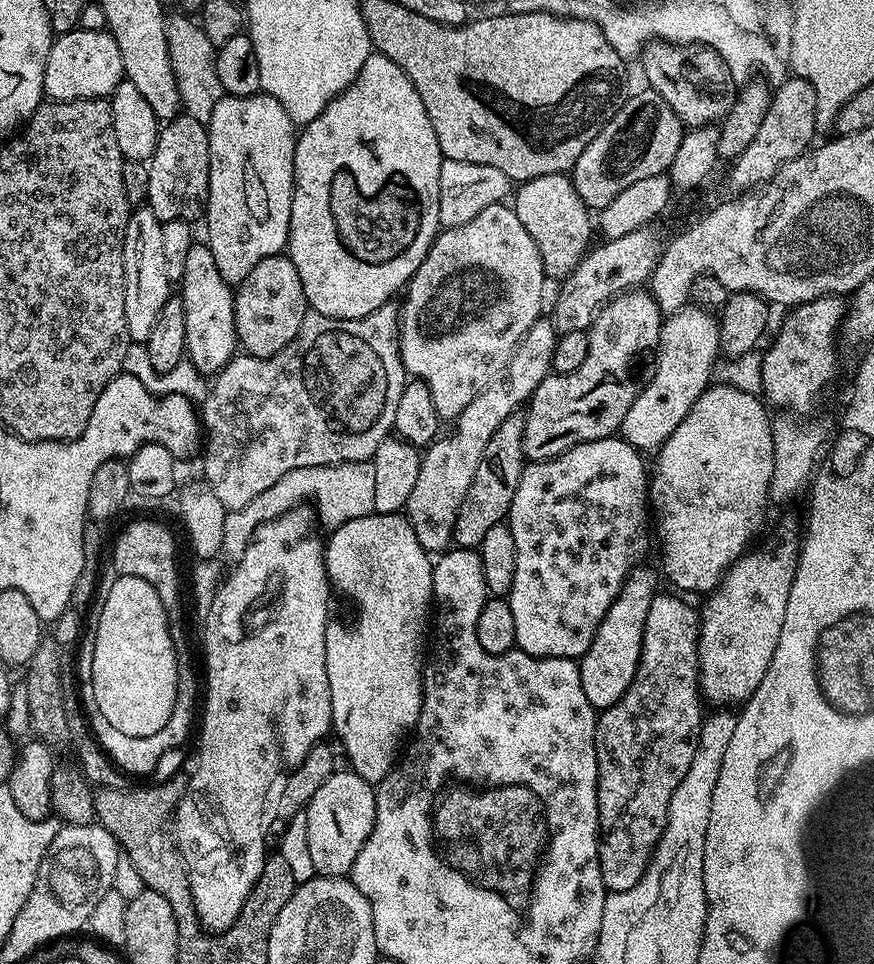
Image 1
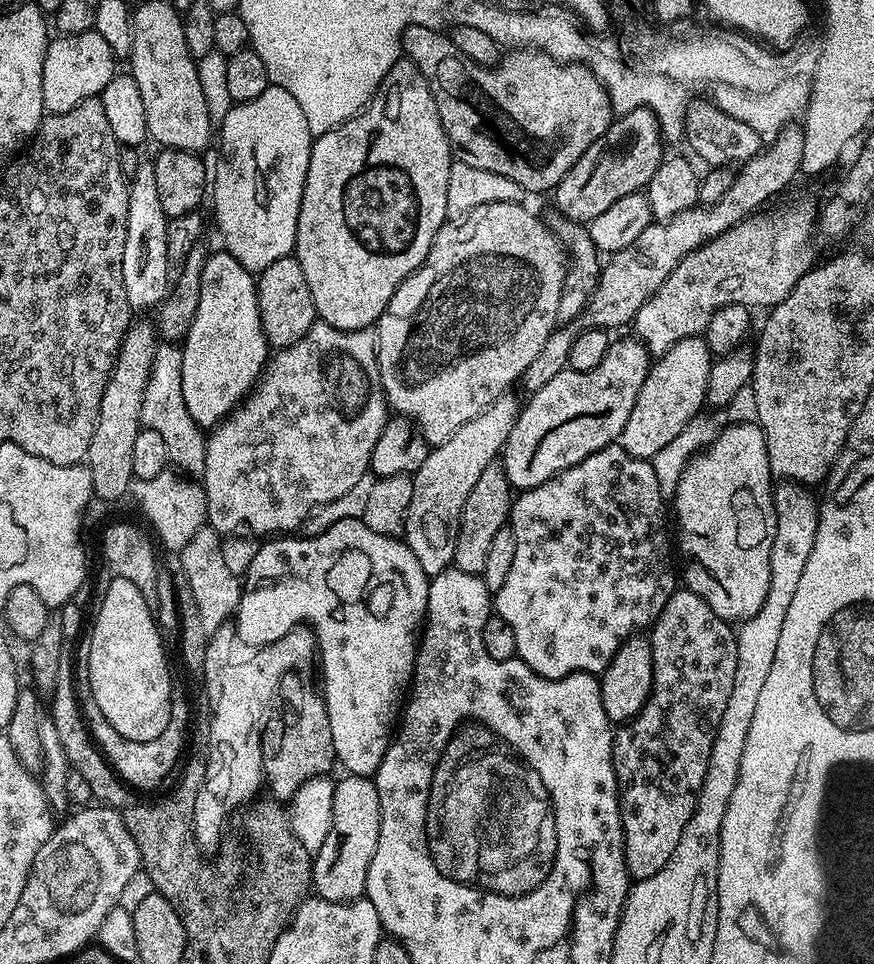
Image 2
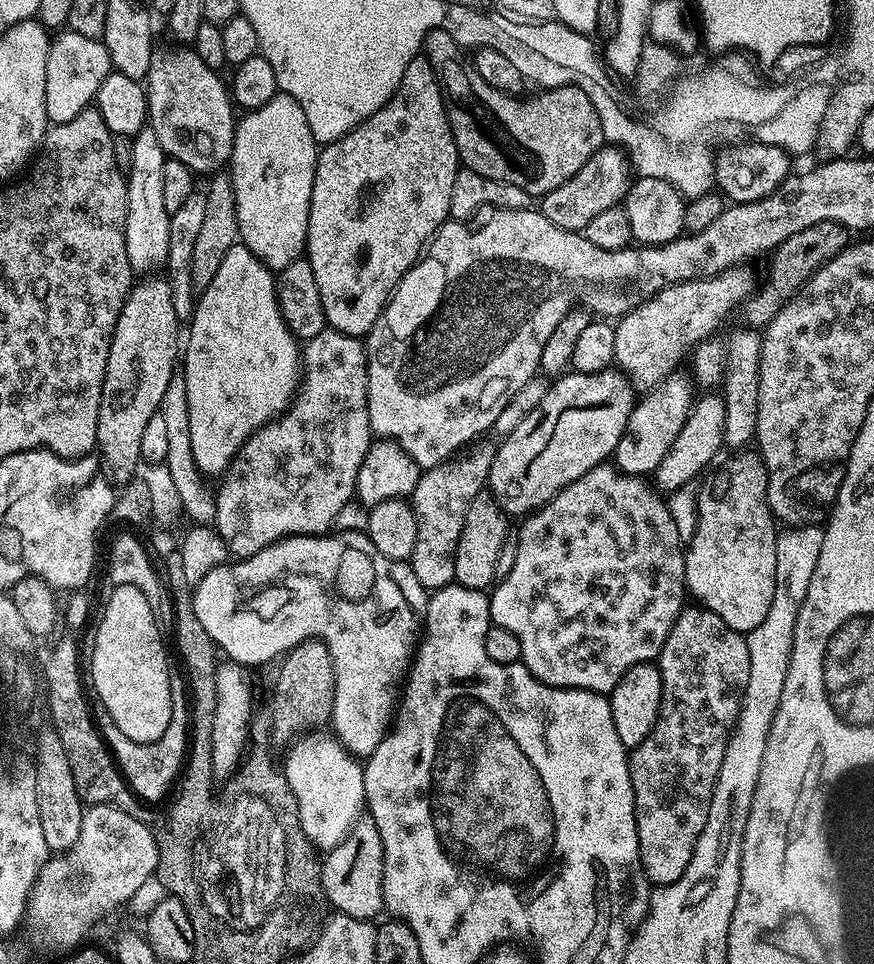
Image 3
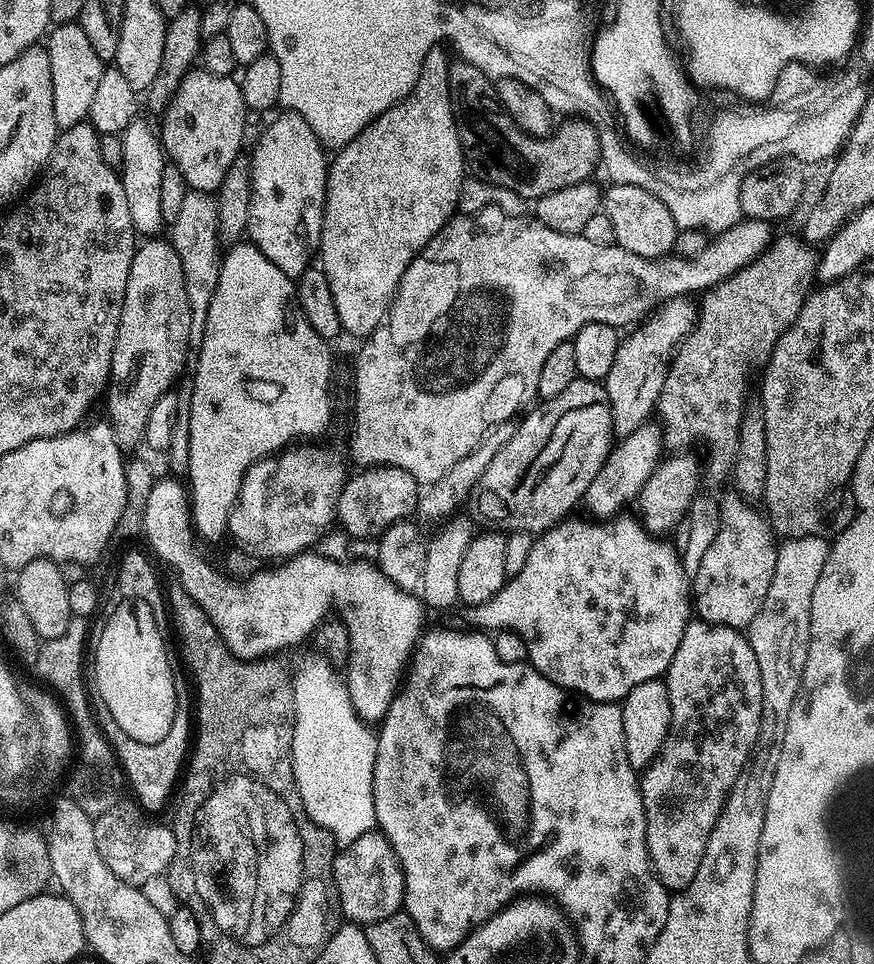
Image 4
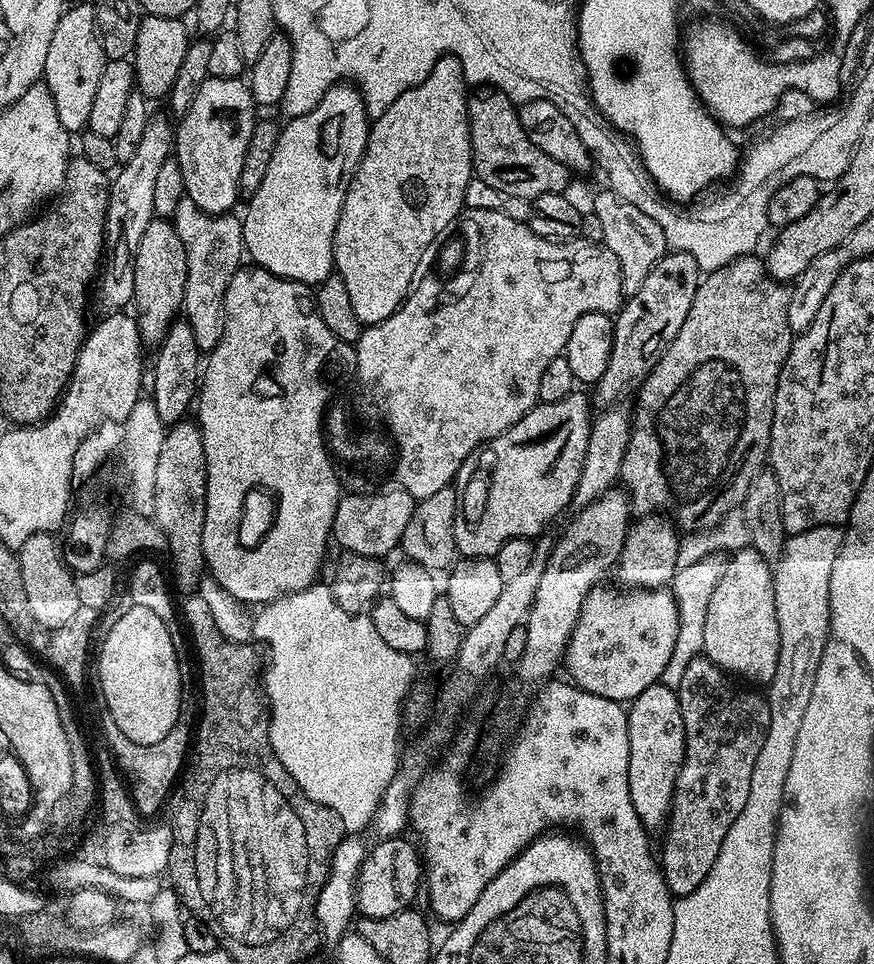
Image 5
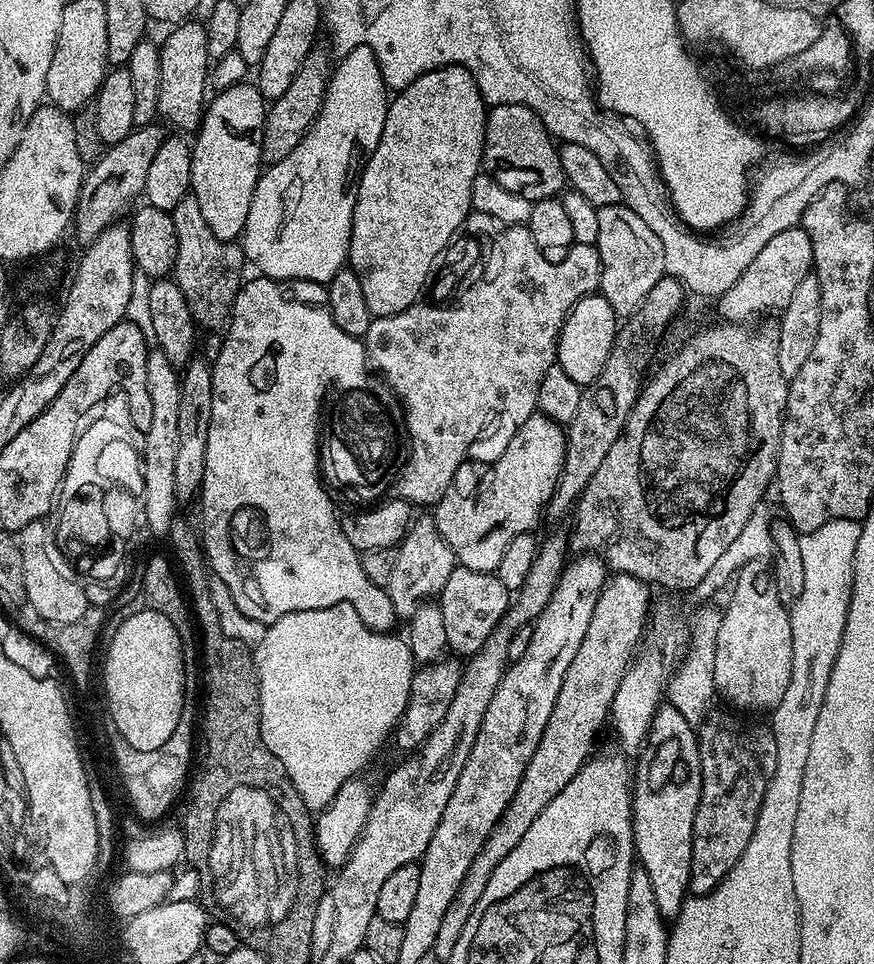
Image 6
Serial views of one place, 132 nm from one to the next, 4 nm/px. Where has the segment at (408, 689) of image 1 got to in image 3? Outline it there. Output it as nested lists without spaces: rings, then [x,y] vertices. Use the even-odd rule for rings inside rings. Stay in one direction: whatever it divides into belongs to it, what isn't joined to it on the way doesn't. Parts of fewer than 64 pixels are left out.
[[[336,530],[331,534],[318,536],[285,536],[277,544],[266,546],[258,554],[237,559],[235,562],[217,564],[209,573],[206,573],[200,581],[194,584],[192,590],[192,605],[194,614],[198,614],[198,622],[206,630],[206,634],[216,645],[221,653],[224,652],[229,661],[241,666],[247,664],[268,664],[272,659],[283,657],[284,653],[303,640],[319,638],[328,643],[328,649],[334,662],[334,674],[336,685],[334,686],[334,706],[330,725],[333,726],[336,738],[357,758],[366,758],[382,742],[388,729],[394,723],[394,713],[398,707],[398,693],[402,688],[402,681],[414,659],[414,653],[418,647],[418,641],[422,636],[424,626],[424,615],[428,609],[429,589],[418,582],[411,563],[402,560],[391,560],[386,554],[378,554],[374,542],[370,542],[367,531]]]

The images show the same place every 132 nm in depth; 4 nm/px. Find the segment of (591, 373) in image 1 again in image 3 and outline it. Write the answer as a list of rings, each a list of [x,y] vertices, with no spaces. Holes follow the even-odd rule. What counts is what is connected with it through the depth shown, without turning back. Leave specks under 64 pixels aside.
[[[615,367],[594,374],[572,370],[559,377],[549,387],[539,406],[530,410],[530,414],[522,418],[522,423],[501,439],[504,441],[500,449],[495,449],[486,485],[492,499],[512,518],[523,518],[550,502],[550,498],[570,486],[570,482],[578,482],[582,474],[594,470],[594,466],[605,463],[615,453],[622,434],[628,428],[633,403],[634,389],[627,377]]]

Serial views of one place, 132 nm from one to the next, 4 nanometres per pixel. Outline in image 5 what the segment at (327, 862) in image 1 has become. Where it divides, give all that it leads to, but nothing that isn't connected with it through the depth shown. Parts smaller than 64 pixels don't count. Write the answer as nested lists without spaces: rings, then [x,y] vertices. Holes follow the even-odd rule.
[[[382,838],[376,845],[367,849],[364,861],[360,863],[360,877],[356,880],[356,906],[361,917],[388,918],[398,914],[403,908],[413,907],[412,899],[416,891],[422,888],[422,856],[417,845],[411,839]]]

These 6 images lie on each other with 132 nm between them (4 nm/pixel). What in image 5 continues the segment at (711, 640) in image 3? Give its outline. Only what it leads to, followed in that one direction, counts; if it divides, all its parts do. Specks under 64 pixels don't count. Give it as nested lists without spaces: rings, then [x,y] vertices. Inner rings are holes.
[[[701,654],[694,658],[694,662],[690,662],[690,666],[686,666],[686,674],[682,674],[682,682],[676,689],[686,746],[684,761],[674,786],[672,808],[668,811],[666,827],[662,832],[664,849],[658,852],[664,881],[668,891],[676,898],[694,894],[694,890],[702,886],[706,874],[710,874],[718,858],[718,850],[722,850],[722,838],[726,838],[726,830],[734,826],[734,818],[742,814],[742,806],[746,806],[746,798],[750,798],[750,774],[754,774],[754,762],[758,758],[758,750],[762,750],[762,742],[770,726],[770,706],[761,693],[759,696],[739,686],[744,687]]]

